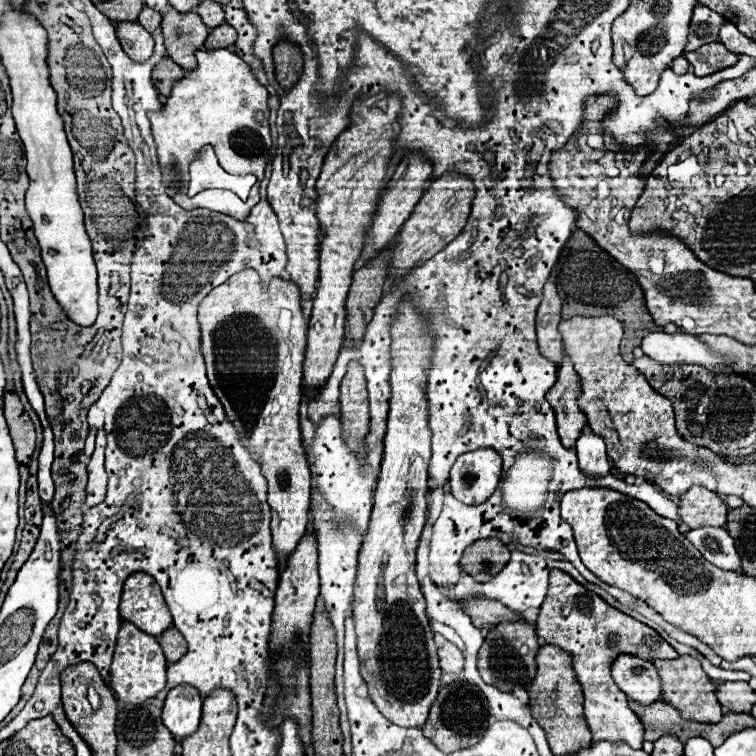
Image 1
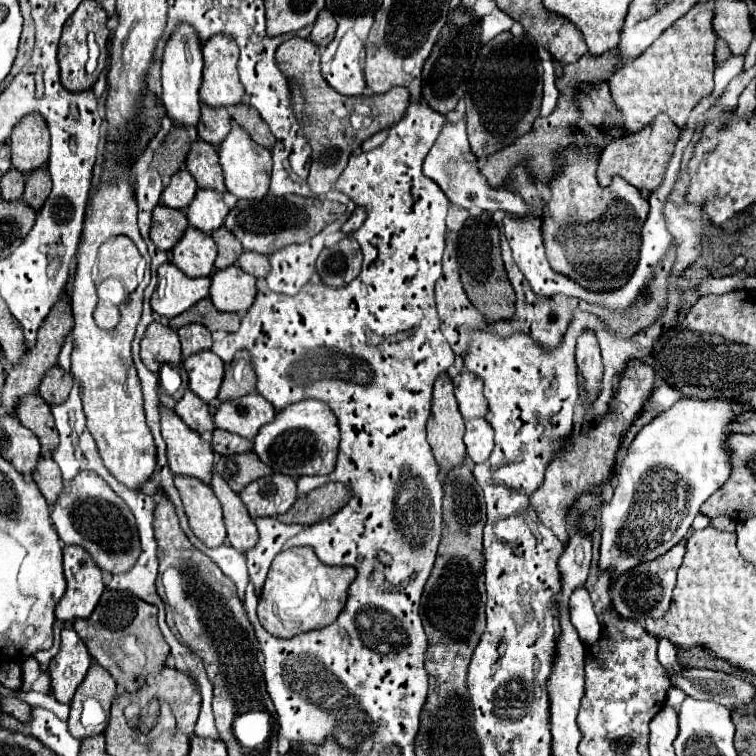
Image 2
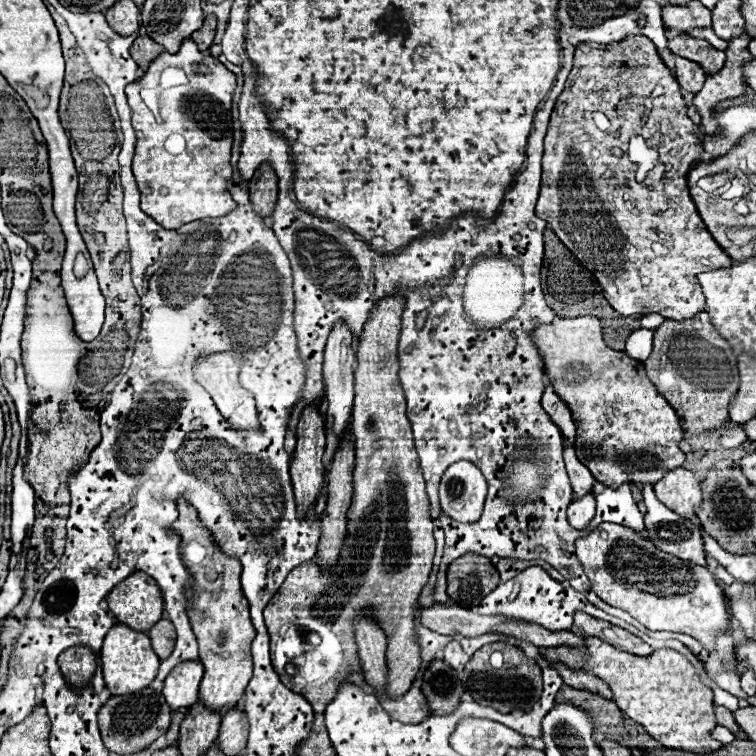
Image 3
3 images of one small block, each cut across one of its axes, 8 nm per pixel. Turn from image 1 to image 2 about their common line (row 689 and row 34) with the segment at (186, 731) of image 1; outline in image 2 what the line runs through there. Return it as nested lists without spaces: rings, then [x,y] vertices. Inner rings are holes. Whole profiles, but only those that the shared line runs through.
[[[180,26],[172,38],[166,44],[164,50],[164,60],[162,60],[162,102],[164,108],[168,112],[168,116],[172,118],[174,124],[186,128],[186,126],[196,126],[200,120],[200,98],[198,98],[198,90],[202,84],[202,50],[200,50],[200,40],[196,38],[194,30],[190,26]]]

